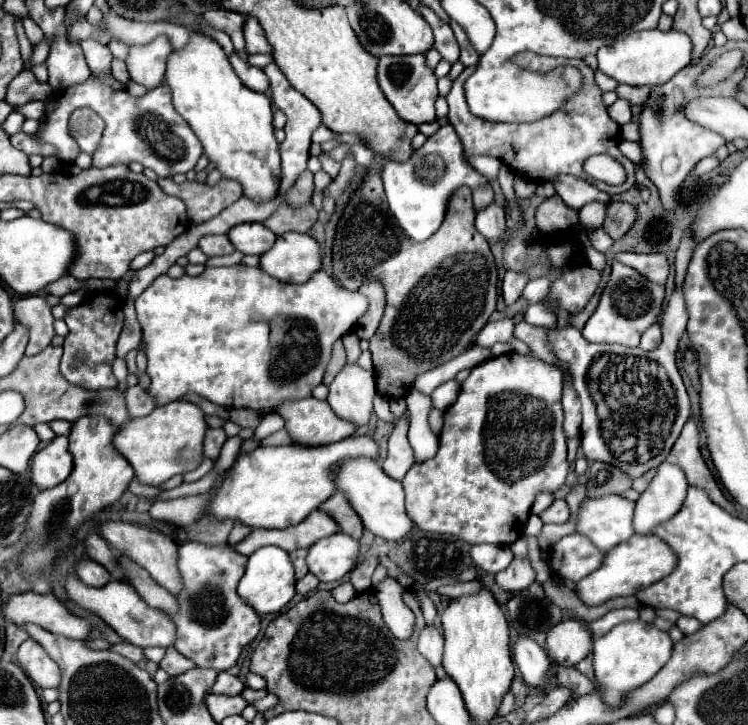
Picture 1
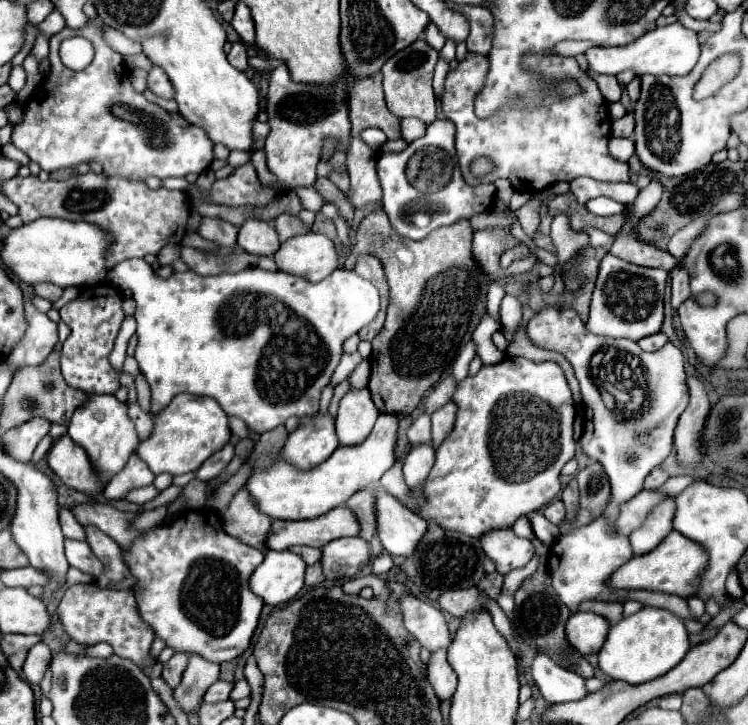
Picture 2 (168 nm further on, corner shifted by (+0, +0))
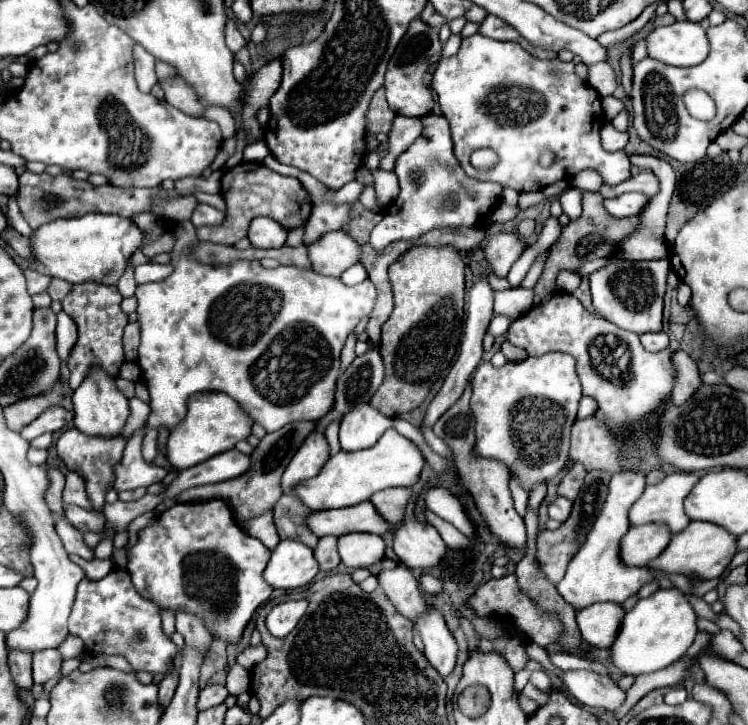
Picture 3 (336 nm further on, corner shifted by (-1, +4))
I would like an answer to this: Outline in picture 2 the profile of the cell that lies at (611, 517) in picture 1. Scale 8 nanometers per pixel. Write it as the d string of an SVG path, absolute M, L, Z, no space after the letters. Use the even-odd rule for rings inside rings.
M643 489L631 501L621 505L621 513L619 513L619 519L615 523L615 529L619 533L623 533L623 535L629 535L631 531L635 531L647 519L651 509L655 505L659 505L665 497L669 497L669 495L661 493L661 491L647 491L647 489Z

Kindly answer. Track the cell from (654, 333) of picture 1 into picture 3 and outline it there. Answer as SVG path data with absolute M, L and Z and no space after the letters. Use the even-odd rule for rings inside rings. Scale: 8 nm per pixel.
M664 331L642 333L640 335L640 341L642 341L642 345L644 345L646 351L660 351L660 349L666 349L668 347L668 335Z

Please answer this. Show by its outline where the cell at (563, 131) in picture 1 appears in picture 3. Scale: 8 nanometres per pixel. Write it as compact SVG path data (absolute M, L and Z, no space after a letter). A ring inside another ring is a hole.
M480 33L462 39L460 51L450 59L440 59L434 77L432 89L438 95L438 103L442 107L442 115L448 119L452 129L454 153L460 161L462 169L468 177L478 181L496 181L500 185L512 187L518 193L522 191L540 191L546 185L552 185L568 175L574 177L582 169L594 169L600 173L606 185L618 185L630 177L630 159L624 151L608 153L600 145L600 129L606 123L606 115L602 111L600 95L590 85L582 83L574 73L574 63L564 63L560 59L546 61L526 53L518 43L494 41L490 37L482 37ZM552 69L558 75L552 75ZM480 147L490 147L498 153L500 161L490 171L476 171L470 167L472 151ZM552 151L556 155L550 167L540 165L540 153ZM530 153L530 155L528 155ZM528 185L528 187L526 187Z

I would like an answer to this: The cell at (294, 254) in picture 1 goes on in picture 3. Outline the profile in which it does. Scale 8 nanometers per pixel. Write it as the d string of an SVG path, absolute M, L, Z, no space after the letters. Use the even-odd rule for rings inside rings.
M328 231L314 243L306 245L310 253L312 271L340 277L352 263L358 261L360 245L344 231Z

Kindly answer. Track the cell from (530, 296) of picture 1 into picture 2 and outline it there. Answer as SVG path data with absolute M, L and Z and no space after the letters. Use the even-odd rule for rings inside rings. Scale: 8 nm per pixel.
M559 213L551 223L551 239L557 251L559 265L567 263L577 251L591 246L590 237L587 234L575 233L569 225L569 219L565 213Z

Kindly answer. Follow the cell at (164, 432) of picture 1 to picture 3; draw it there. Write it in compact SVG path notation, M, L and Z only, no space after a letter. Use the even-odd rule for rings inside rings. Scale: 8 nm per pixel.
M196 393L188 399L186 417L170 431L170 437L166 441L166 459L178 471L194 467L222 451L234 449L238 441L250 435L250 425L250 415L246 415L240 405L226 393Z

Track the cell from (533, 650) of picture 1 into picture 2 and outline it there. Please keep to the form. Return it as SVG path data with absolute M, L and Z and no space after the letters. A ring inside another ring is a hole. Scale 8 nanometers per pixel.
M537 653L531 675L535 685L539 687L541 695L549 703L567 703L567 701L579 701L587 695L585 689L585 677L561 669L557 663L553 663L545 653Z

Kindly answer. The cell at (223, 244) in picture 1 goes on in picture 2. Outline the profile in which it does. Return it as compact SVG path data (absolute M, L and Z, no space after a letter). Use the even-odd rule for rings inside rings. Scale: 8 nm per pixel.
M203 217L201 219L201 225L197 229L197 233L203 237L203 239L209 239L209 241L215 241L219 243L221 247L233 247L237 243L237 233L239 233L239 227L223 221L223 219L213 219L213 217Z

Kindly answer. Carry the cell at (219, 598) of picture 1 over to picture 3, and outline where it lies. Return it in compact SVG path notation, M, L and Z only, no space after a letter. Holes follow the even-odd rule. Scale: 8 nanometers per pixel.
M212 499L202 503L176 503L152 525L144 527L138 533L138 541L134 545L126 547L126 571L130 573L138 593L148 601L154 601L160 611L172 611L174 615L180 611L194 613L214 639L220 639L224 643L238 643L254 611L272 593L272 587L262 579L262 571L270 559L270 553L272 551L258 539L242 533L230 513L230 507L224 501Z

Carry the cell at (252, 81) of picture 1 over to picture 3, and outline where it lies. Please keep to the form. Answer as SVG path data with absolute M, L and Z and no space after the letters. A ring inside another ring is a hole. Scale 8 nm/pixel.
M234 21L226 23L226 45L232 49L232 53L236 53L242 47L246 47L246 39L240 35L240 31L234 25Z

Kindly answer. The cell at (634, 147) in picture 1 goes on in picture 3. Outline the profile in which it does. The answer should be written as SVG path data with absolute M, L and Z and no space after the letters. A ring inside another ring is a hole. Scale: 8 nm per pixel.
M606 123L606 125L602 127L600 137L602 137L602 147L604 147L606 151L620 151L620 149L624 149L626 143L628 143L628 133L616 131L610 123Z

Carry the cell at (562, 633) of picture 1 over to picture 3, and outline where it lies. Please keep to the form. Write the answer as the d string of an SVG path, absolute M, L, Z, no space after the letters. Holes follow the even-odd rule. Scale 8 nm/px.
M594 603L576 613L576 623L580 627L582 639L596 647L608 649L618 633L624 611L616 603Z

